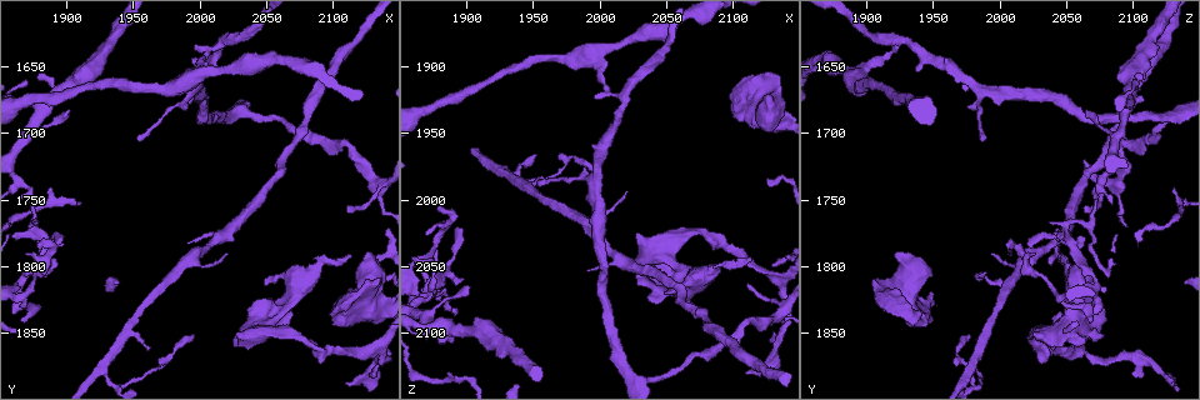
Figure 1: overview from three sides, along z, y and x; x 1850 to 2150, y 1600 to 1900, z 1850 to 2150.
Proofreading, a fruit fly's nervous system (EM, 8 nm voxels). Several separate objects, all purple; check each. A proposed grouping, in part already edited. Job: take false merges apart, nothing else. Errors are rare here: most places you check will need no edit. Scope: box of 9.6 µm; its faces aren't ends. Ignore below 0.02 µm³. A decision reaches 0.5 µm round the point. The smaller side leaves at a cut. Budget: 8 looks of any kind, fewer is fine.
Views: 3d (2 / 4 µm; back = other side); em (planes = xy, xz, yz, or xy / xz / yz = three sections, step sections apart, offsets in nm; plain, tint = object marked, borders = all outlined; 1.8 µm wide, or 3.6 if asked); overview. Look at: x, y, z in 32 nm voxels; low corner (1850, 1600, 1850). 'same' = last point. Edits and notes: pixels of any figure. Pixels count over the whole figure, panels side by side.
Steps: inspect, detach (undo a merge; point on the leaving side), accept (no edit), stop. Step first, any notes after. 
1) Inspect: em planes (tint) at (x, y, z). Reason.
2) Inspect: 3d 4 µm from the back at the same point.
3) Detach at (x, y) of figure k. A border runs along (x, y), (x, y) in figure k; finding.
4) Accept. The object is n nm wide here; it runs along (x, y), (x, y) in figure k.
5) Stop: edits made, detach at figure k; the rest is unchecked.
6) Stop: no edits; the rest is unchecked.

Inspect: em planes (tint) at (2120, 1866, 2050). Two arms in line, one across.

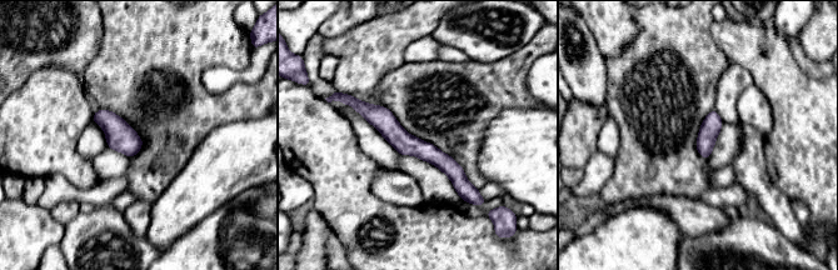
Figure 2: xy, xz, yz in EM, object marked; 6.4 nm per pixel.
Accept. It runs along (354, 101), (473, 190) in figure 2; one neuron here.

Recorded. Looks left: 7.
Inspect: 3d 4 µm at (1884, 1680, 2092). Three arms meet.

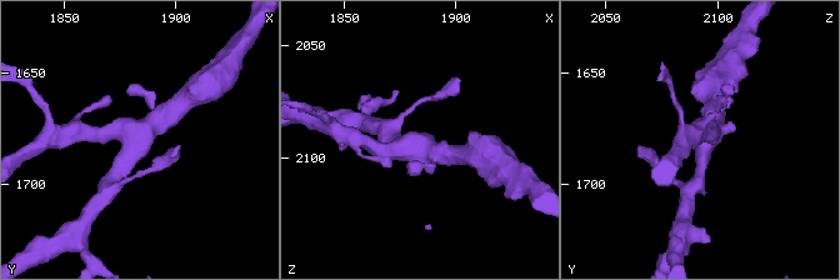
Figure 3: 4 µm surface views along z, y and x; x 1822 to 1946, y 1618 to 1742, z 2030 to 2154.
Inspect: em planes (tint) at (1883, 1679, 2093). Need the tissue.

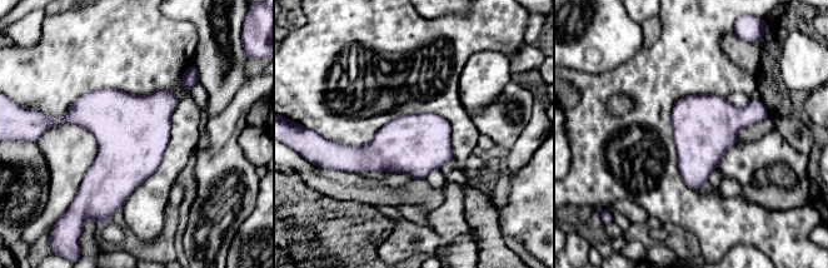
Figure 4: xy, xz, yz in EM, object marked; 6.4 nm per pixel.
Accept. All the same neuron.

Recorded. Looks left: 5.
Inspect: em 3.6 µm planes (tint) at (1886, 1784, 2054). Abrupt turn.

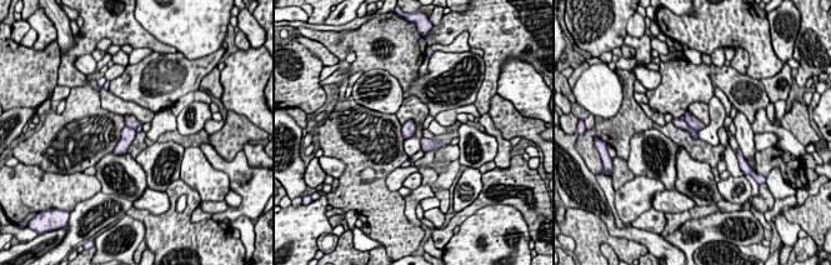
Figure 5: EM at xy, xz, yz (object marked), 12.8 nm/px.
Detach at (680, 123) of figure 5. A border runs along (682, 118), (696, 130) in figure 5; a second neuron is stuck on.

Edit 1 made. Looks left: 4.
Stop: edits made, detach at figure 5; the rest is unchecked.

